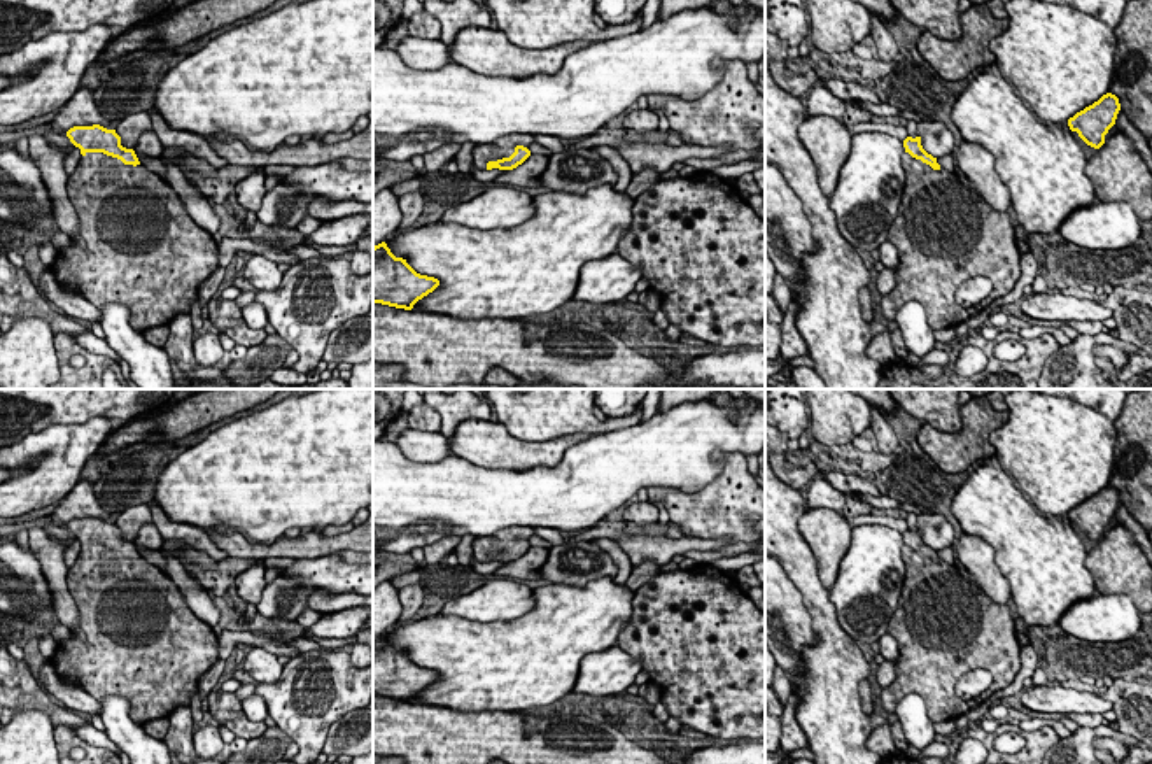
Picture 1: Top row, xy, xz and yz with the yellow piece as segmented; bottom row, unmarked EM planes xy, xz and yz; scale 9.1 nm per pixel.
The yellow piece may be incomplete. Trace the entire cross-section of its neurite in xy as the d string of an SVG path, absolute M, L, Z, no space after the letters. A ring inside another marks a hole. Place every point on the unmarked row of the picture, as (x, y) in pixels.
M74 519L67 529L82 547L67 573L81 624L46 661L61 682L81 685L98 703L107 696L126 697L137 725L170 717L177 706L189 706L201 675L219 659L214 627L193 613L161 568L144 561L135 543L121 538L116 522Z

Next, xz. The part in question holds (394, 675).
M385 634L373 640L373 696L411 703L438 678L438 671L420 668L406 652L396 650Z

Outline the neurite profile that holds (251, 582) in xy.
M252 564L236 575L235 587L242 599L252 605L261 601L261 594L266 587L264 571L263 564Z

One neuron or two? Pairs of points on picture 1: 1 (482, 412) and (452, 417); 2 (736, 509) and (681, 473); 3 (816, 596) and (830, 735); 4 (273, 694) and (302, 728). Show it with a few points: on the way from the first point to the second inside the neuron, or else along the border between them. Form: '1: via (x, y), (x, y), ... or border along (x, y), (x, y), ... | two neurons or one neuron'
1: via (475, 412), (459, 412) | one neuron
2: border along (727, 454), (697, 491), (660, 488) | two neurons
3: via (828, 631), (830, 700) | one neuron
4: via (282, 703), (295, 719) | one neuron

